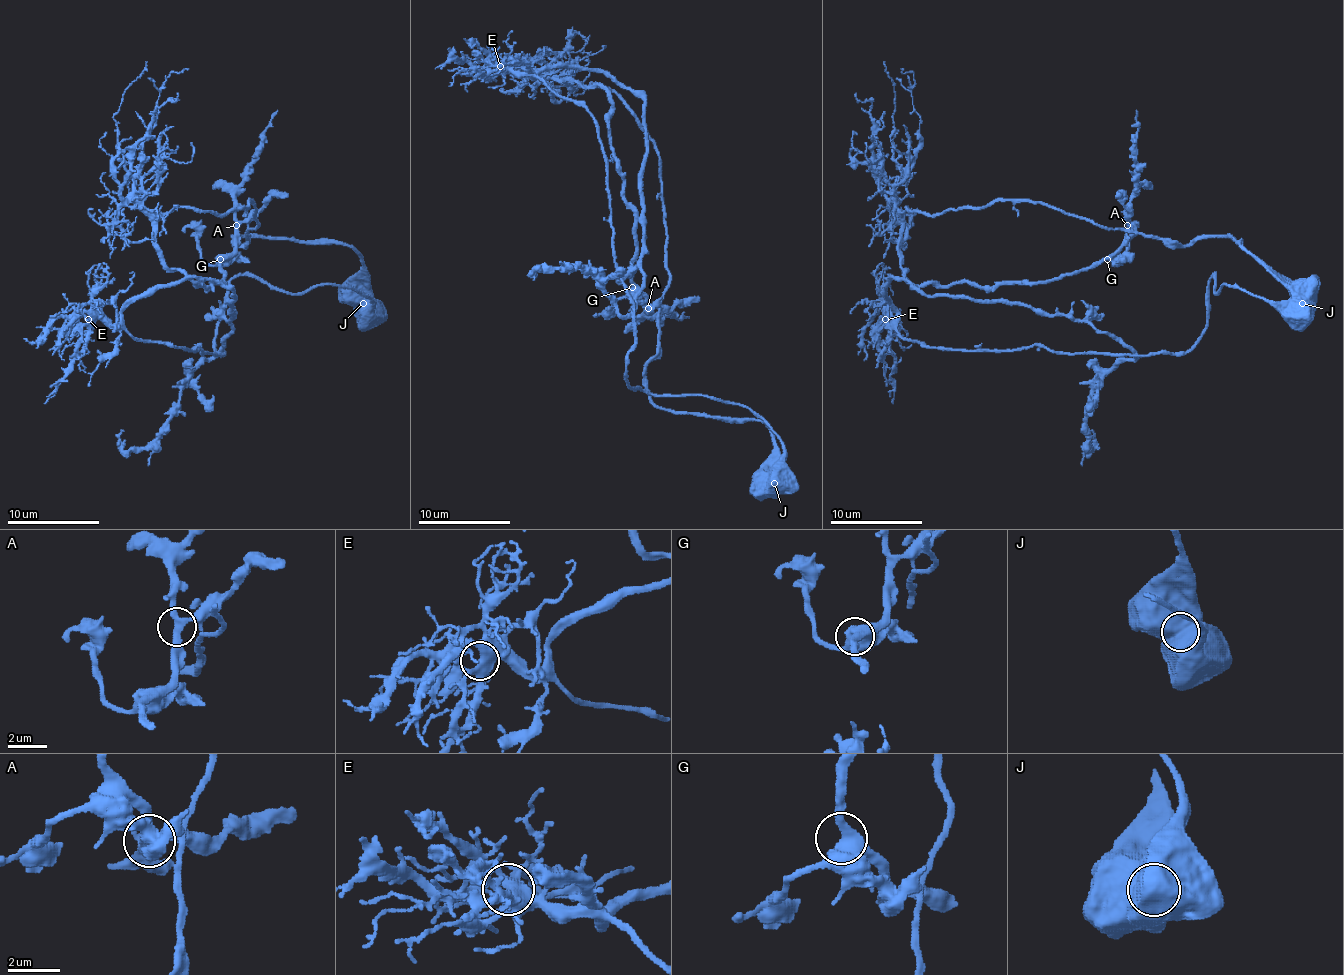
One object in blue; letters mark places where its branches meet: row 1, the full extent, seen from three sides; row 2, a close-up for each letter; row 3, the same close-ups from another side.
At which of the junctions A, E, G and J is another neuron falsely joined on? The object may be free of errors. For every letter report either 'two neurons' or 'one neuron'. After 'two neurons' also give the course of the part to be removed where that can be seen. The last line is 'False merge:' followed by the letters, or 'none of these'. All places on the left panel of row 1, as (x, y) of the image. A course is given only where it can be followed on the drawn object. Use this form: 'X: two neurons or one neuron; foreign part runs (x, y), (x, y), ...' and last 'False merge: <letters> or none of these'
A: one neuron
E: one neuron
G: one neuron
J: two neurons; foreign part runs (363, 303), (349, 287), (287, 294), (236, 276), (222, 354), (98, 319), (45, 403)
False merge: J

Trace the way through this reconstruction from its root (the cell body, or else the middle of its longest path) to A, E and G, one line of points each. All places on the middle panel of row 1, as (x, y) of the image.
A: (782, 483), (761, 421), (675, 414), (650, 398), (659, 310), (648, 308)
E: (782, 483), (784, 444), (747, 407), (629, 386), (634, 301), (615, 266), (599, 126), (535, 75), (500, 66)
G: (782, 483), (761, 421), (675, 414), (650, 398), (659, 310), (632, 287)

